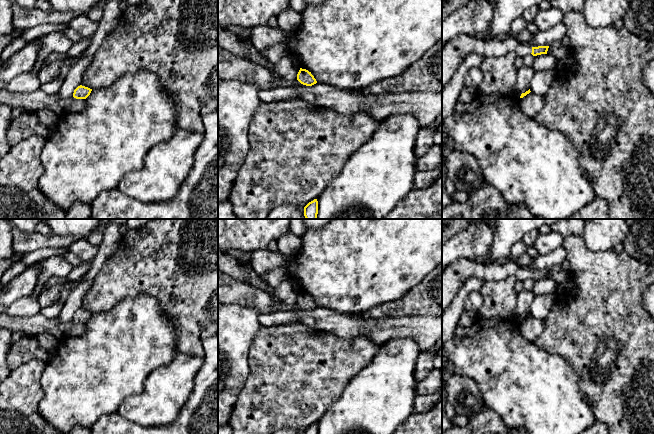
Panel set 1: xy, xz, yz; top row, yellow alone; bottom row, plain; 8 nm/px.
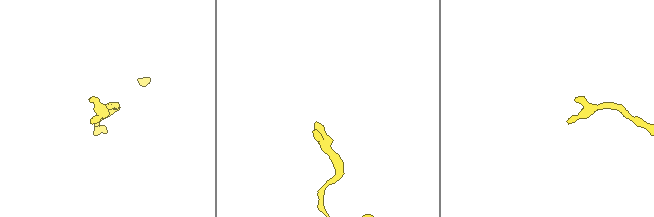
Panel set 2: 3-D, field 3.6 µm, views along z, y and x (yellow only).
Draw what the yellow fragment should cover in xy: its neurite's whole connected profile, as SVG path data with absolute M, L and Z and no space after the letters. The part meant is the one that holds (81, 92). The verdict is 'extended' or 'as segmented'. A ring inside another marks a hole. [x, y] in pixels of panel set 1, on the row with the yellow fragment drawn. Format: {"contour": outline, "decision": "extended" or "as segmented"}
{"contour": "M80 85L74 90L73 97L76 99L86 99L90 95L91 91L92 89Z", "decision": "as segmented"}

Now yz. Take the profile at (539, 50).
{"contour": "M459 35L442 46L442 90L464 59L471 54L483 57L497 57L507 52L517 55L532 54L533 56L547 54L549 46L531 47L510 36L505 40L492 38L487 41L476 40L467 35Z", "decision": "extended"}

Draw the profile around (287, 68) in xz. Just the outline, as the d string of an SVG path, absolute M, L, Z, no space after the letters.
M289 54L283 57L280 61L273 64L275 72L288 82L292 82L297 79L297 74L300 67L295 58Z

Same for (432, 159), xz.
M432 145L429 150L416 160L416 171L431 171L442 165L442 149L439 145Z

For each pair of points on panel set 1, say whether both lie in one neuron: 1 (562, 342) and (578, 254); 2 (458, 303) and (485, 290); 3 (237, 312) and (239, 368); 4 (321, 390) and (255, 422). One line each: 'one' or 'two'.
1: one
2: two
3: one
4: one

